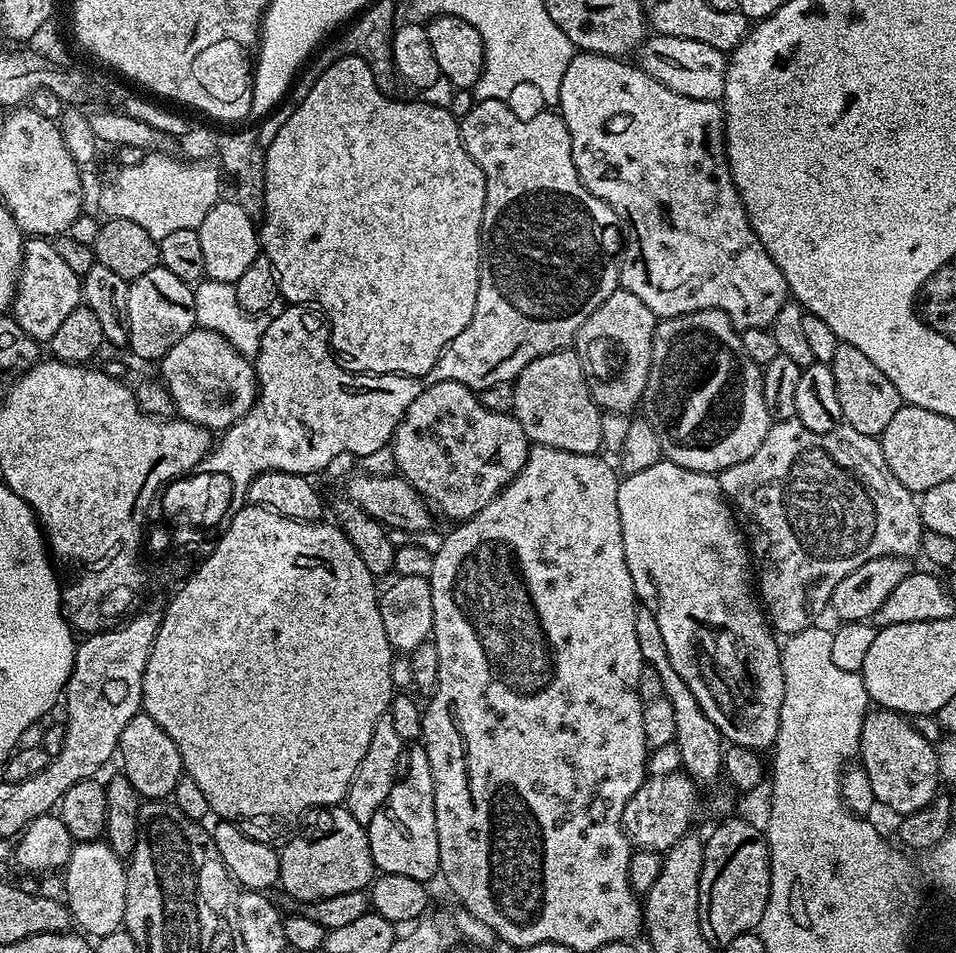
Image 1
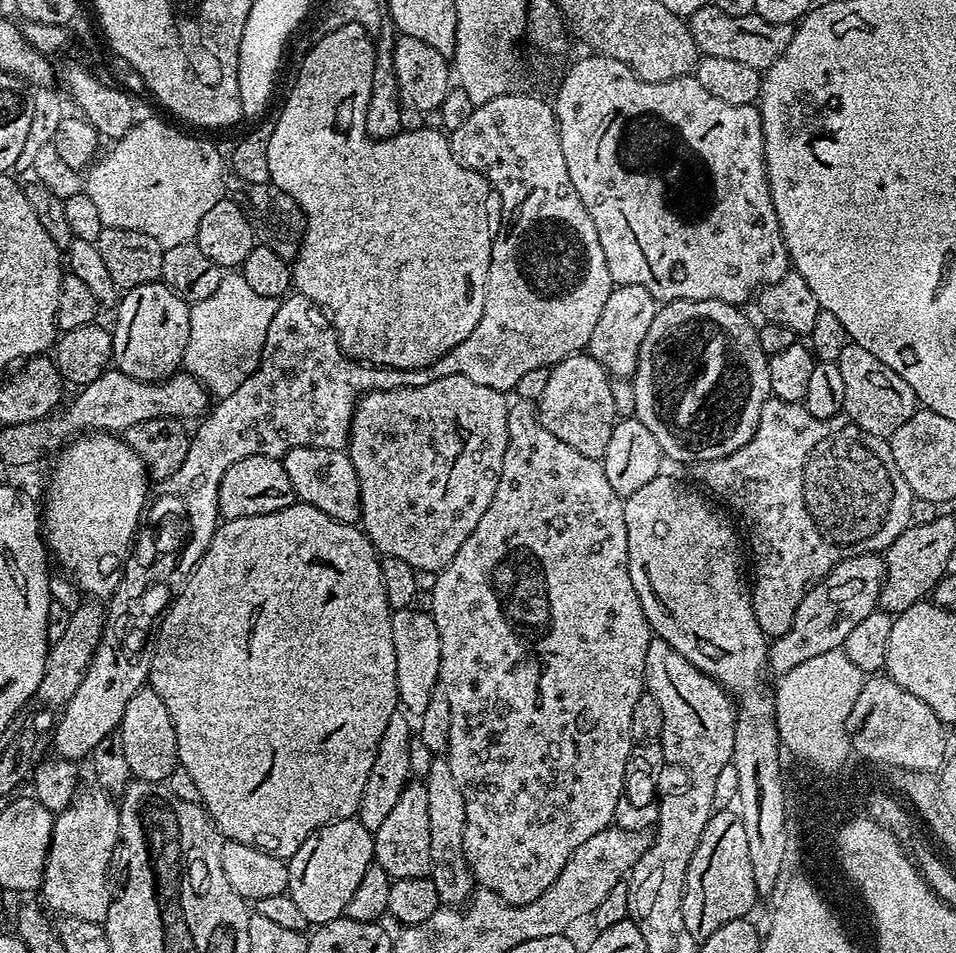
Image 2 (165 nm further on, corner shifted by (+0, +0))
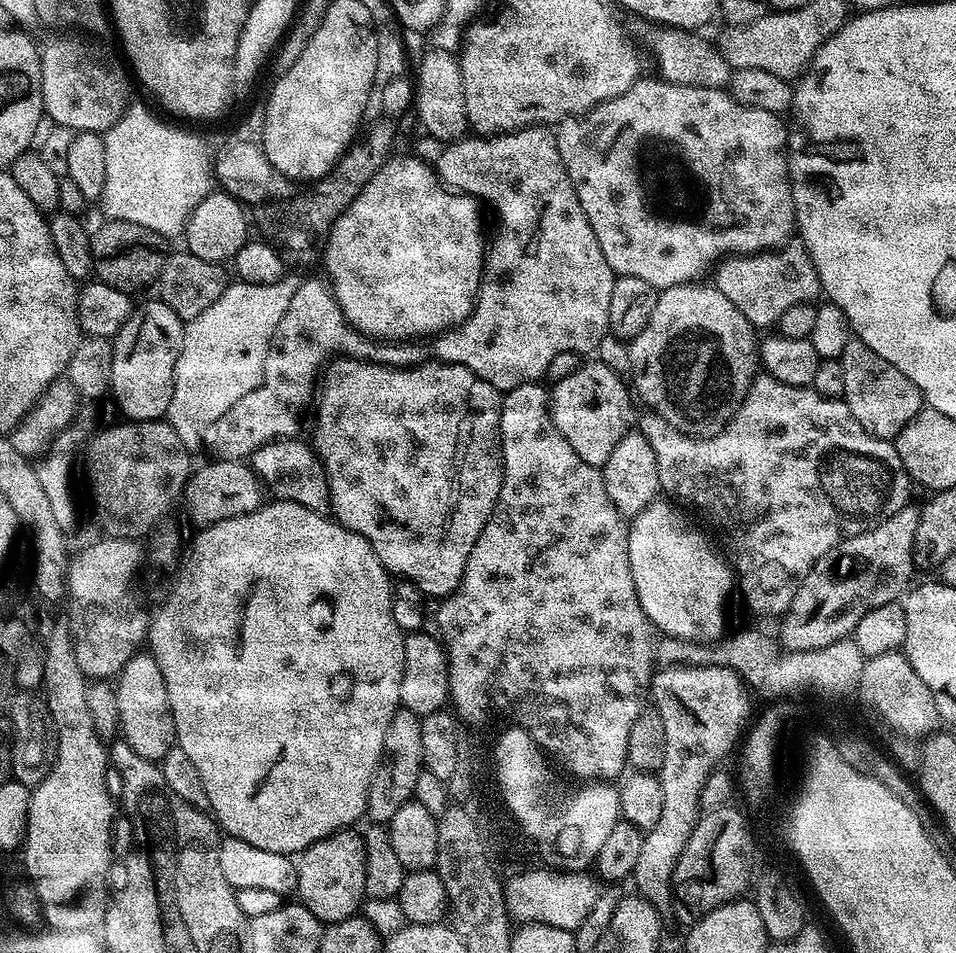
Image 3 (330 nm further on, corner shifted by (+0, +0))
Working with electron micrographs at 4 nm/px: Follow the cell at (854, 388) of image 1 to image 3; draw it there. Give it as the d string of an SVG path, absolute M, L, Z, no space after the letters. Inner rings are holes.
M853 339L846 342L846 350L842 350L839 359L846 382L843 399L850 406L850 414L860 423L865 432L874 434L883 440L895 441L896 435L916 417L925 407L924 396L898 370L898 366L890 366L882 354L874 354L866 342Z

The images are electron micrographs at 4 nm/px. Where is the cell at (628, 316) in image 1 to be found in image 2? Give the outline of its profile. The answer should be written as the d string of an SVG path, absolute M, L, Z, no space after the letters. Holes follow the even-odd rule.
M622 284L613 287L610 298L606 298L606 306L598 318L598 326L594 326L594 334L590 334L587 355L593 356L608 371L612 378L631 378L636 375L638 354L642 350L642 342L650 330L656 317L658 302L642 286Z

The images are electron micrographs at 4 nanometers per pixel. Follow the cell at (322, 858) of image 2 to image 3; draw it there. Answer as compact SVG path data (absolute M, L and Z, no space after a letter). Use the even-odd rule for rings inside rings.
M341 830L311 844L299 853L295 895L325 925L337 924L361 911L366 897L366 850L364 837L356 830Z

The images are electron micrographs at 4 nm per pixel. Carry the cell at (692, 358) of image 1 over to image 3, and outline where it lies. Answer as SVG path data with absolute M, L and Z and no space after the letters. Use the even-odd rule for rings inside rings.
M689 282L663 289L656 297L654 314L650 314L650 322L646 322L644 329L637 336L632 337L628 345L628 349L630 350L630 366L632 367L630 384L634 389L635 395L638 397L639 403L641 400L645 404L643 406L645 409L656 412L662 418L666 418L666 422L670 426L674 426L679 432L685 432L687 436L713 436L721 432L738 410L740 403L746 398L746 394L752 385L752 380L758 374L757 329L753 328L752 323L744 317L742 310L738 310L738 306L734 306L734 302L730 302L730 298L726 298L726 294L722 294L711 283L704 283Z

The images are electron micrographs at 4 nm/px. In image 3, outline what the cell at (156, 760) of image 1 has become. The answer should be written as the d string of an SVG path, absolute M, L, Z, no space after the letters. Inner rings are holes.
M137 651L115 677L114 683L118 694L119 731L123 740L132 747L134 754L142 754L142 758L157 762L163 760L167 752L176 747L176 731L168 705L166 678L162 678L158 662L154 662L147 651Z

